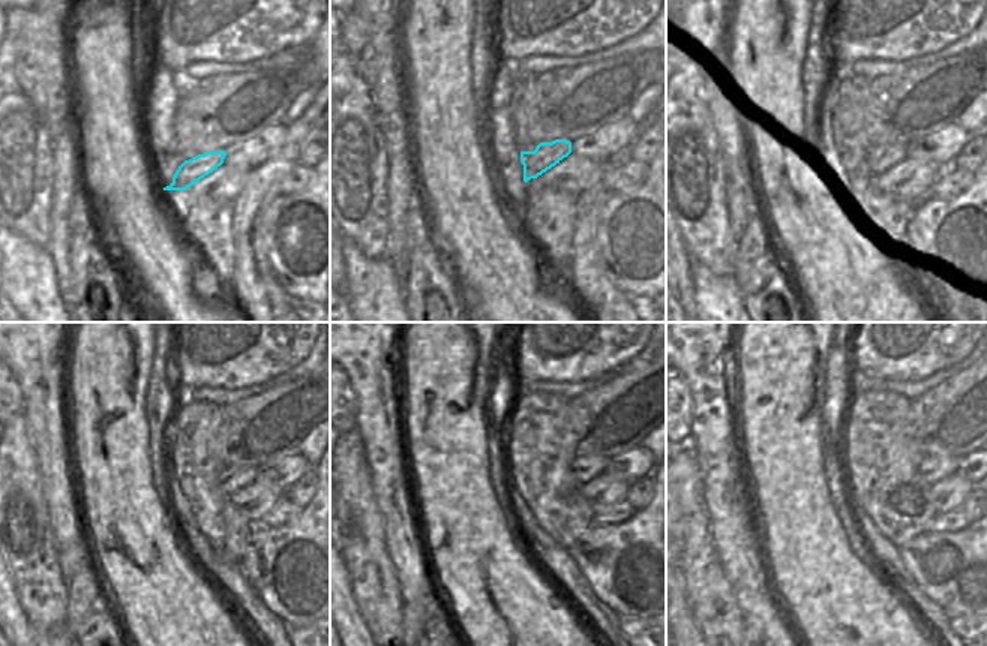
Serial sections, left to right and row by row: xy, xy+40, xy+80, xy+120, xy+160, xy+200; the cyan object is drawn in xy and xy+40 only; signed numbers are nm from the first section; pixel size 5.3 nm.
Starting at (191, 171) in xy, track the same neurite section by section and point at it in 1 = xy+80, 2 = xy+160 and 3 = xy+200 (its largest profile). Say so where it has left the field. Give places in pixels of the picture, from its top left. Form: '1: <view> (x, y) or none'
1: xy+80 (882, 158)
2: xy+160 (584, 469)
3: xy+200 (932, 468)

